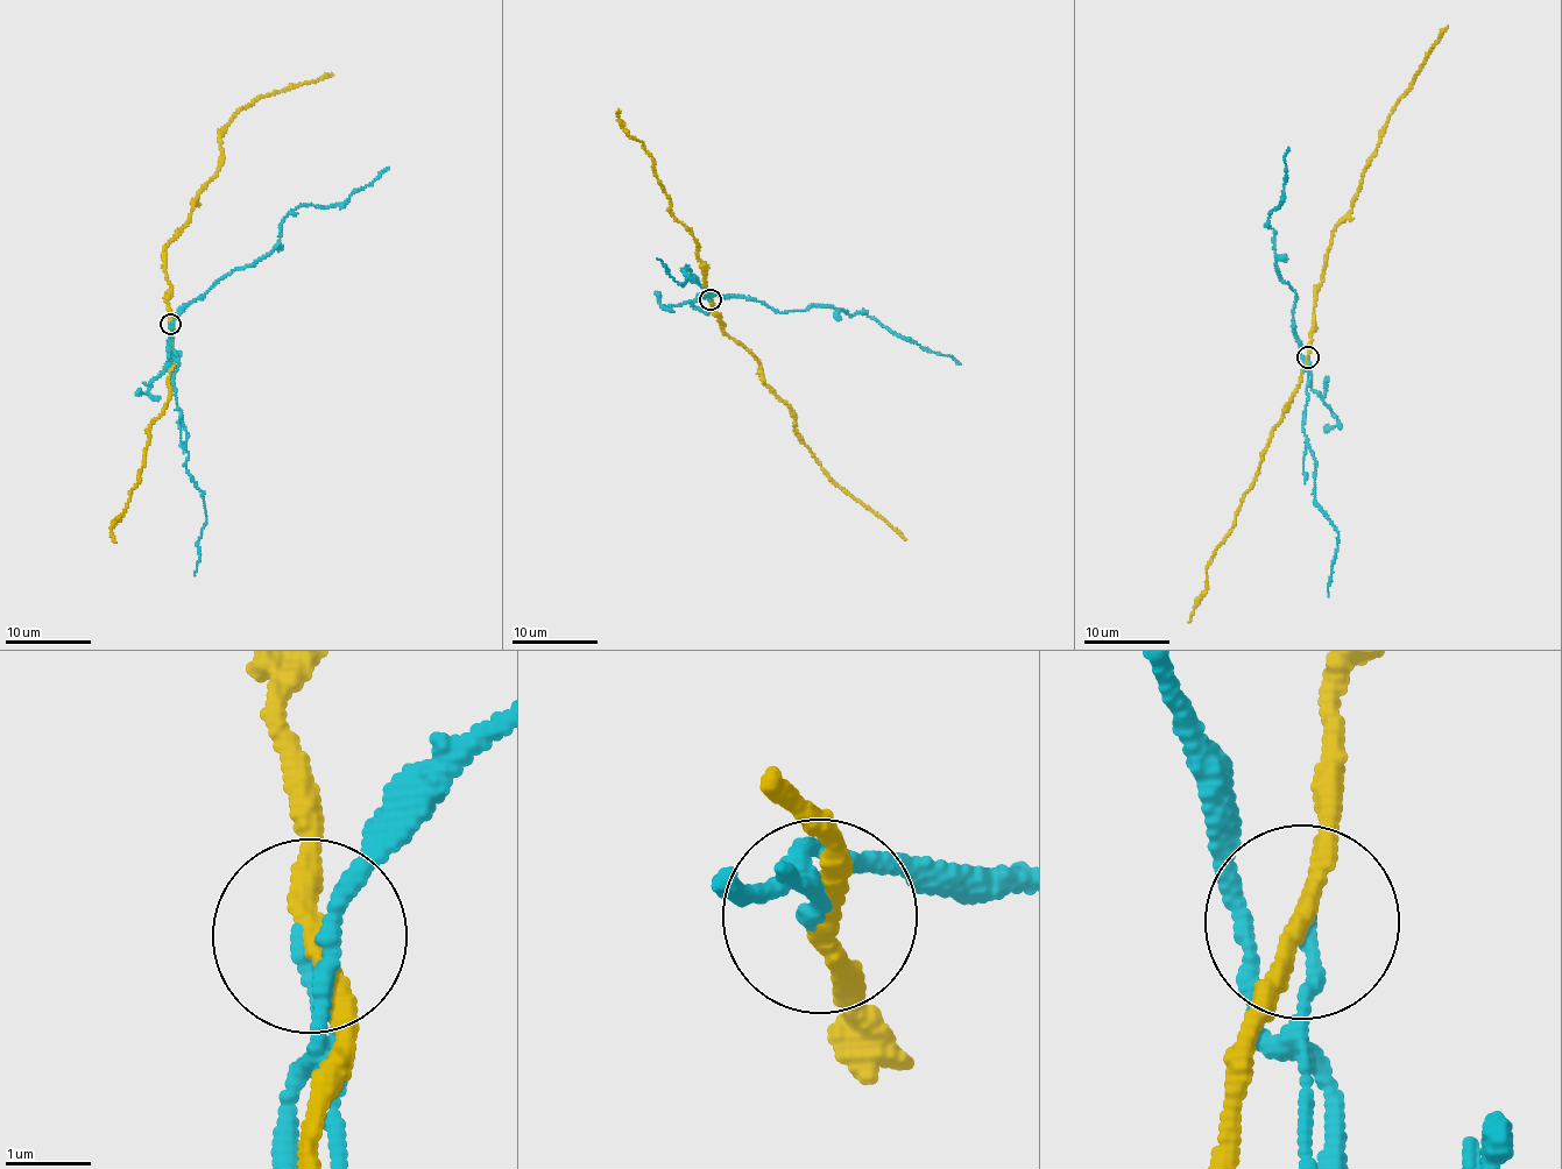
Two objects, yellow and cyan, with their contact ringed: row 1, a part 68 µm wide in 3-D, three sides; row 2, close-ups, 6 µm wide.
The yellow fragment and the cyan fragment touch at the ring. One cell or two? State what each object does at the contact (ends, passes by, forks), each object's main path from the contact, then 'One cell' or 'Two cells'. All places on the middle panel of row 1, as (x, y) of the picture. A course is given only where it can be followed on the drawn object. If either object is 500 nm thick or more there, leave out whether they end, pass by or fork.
At the ring yellow passes by. At the ring cyan ends. Course of yellow: (711, 300), (725, 333), (758, 361), (763, 382), (787, 404), (794, 419), (792, 426), (815, 461), (906, 539). Course of cyan: (708, 300), (709, 295), (739, 297), (764, 302), (779, 312), (822, 306), (867, 313), (961, 363). Two cells

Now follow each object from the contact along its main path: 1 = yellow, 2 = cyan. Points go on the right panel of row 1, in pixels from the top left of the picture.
1: (1308, 356), (1314, 289), (1323, 281), (1334, 228), (1350, 211), (1383, 127), (1447, 27)
2: (1308, 356), (1306, 368), (1292, 310), (1297, 296), (1279, 273), (1267, 219), (1287, 177), (1284, 155), (1288, 147)

